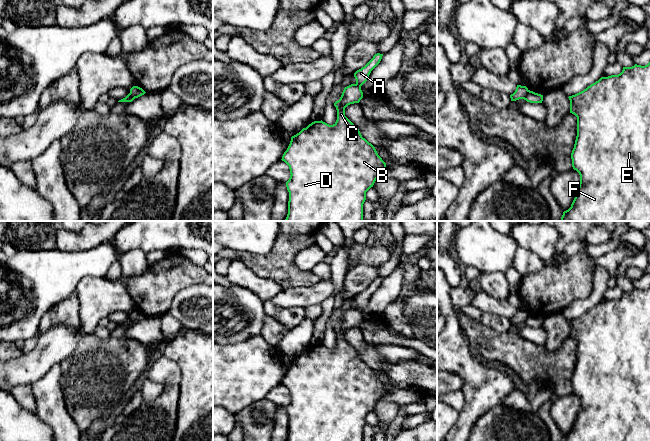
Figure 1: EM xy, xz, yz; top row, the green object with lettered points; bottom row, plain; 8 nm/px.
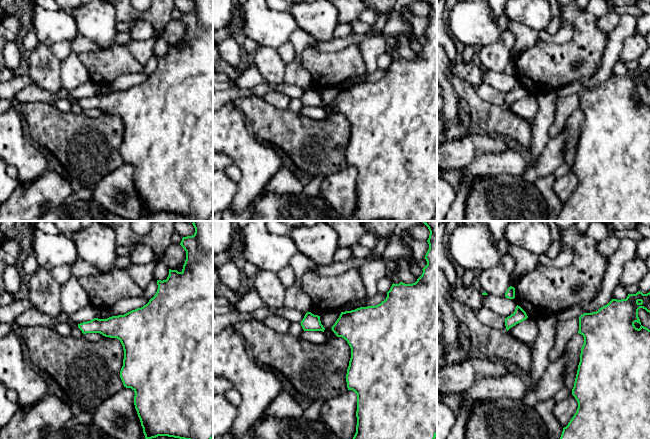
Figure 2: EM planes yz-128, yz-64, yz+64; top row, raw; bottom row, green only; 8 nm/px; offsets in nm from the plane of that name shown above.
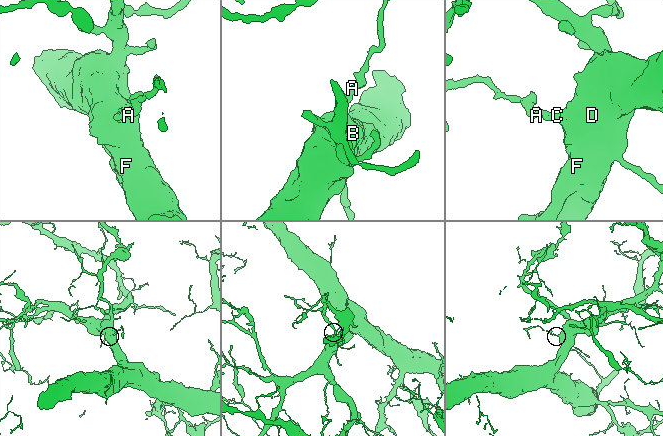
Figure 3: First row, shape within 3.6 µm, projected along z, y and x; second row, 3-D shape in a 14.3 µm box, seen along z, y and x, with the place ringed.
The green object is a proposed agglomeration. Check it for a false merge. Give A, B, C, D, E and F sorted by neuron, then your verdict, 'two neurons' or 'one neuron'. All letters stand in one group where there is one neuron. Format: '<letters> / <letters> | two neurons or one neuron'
A / B C D E F | two neurons

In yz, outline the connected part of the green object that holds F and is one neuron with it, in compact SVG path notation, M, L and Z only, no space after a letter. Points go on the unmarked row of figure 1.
M650 286L645 289L635 288L623 291L618 299L601 301L583 315L569 320L570 337L577 341L577 360L571 377L572 391L580 399L580 407L571 428L562 441L650 441Z

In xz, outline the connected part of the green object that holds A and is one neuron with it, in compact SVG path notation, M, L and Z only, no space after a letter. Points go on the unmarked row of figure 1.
M377 277L373 282L361 293L354 297L356 303L356 309L362 310L367 304L371 295L380 287L383 278Z

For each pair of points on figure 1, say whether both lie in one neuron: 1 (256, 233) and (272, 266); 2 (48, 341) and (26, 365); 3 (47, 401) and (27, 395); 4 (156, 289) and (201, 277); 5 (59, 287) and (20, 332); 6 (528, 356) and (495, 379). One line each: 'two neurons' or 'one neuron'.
1: two neurons
2: one neuron
3: two neurons
4: one neuron
5: one neuron
6: two neurons

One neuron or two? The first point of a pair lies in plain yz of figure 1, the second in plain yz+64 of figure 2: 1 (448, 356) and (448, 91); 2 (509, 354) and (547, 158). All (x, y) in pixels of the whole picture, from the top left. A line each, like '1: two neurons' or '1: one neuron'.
1: one neuron
2: two neurons

